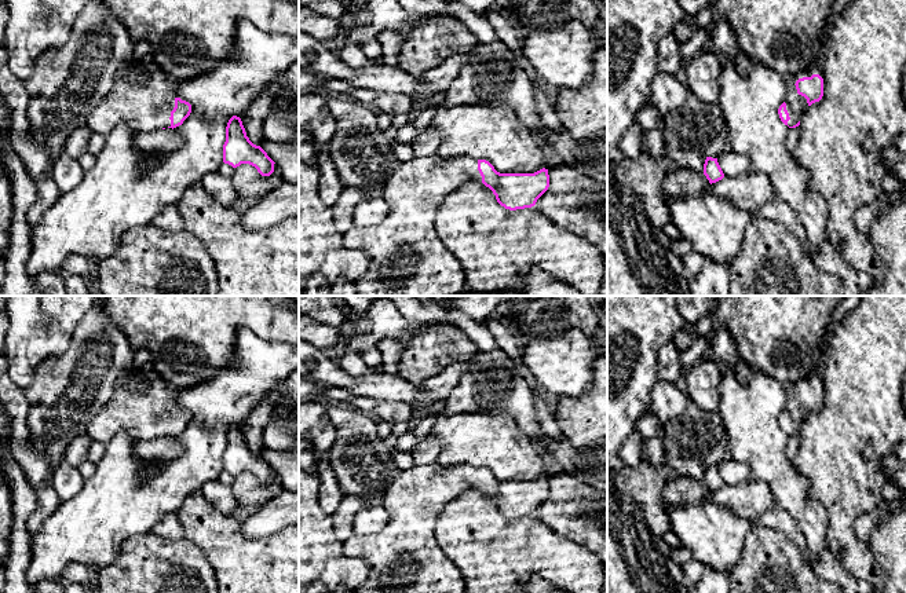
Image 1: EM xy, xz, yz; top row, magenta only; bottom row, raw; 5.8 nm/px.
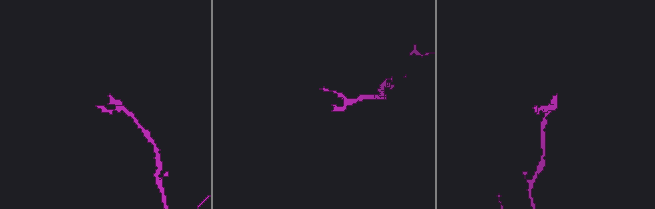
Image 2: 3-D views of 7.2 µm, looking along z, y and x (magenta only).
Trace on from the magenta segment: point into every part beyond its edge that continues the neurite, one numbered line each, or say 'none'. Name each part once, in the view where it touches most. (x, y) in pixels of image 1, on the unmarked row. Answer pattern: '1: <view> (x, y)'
1: yz (796, 413)

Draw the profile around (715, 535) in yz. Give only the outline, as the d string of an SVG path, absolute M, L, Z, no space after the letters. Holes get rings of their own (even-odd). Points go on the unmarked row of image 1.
M710 495L702 504L680 506L664 505L662 509L669 517L671 530L677 535L682 546L691 550L693 559L705 567L713 567L731 574L731 570L742 554L745 537L753 526L752 521L738 517L726 506L716 505Z

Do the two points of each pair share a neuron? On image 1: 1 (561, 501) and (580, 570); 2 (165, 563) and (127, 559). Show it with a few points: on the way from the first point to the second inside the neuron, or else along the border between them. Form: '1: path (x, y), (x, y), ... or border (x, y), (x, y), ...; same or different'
1: border (544, 523), (592, 553); different
2: path (156, 563), (137, 563); same

